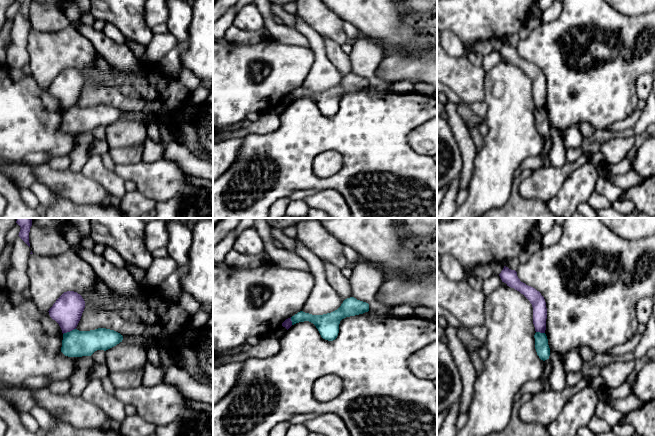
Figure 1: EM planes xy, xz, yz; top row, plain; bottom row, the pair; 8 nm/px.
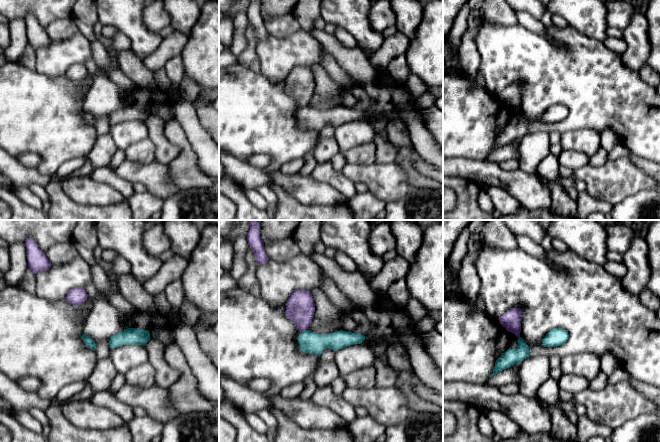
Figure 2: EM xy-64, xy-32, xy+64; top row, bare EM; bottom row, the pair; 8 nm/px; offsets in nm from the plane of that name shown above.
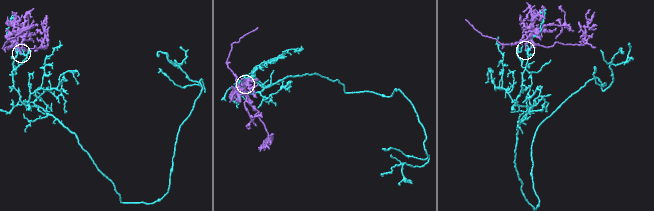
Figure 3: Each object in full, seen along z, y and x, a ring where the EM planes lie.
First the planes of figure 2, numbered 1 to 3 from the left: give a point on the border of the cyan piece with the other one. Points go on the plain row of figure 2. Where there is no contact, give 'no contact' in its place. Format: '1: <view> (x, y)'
1: no contact
2: xy-32 (304, 106)
3: no contact

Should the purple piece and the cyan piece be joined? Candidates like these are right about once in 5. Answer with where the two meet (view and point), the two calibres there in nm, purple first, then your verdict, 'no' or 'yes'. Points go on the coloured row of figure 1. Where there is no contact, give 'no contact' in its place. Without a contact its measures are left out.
xy (69, 331) | 240/220 nm | no

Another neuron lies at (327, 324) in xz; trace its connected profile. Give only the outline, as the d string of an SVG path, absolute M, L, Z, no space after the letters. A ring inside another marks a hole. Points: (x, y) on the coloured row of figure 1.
M350 297L345 299L341 306L331 313L323 315L312 315L300 311L291 317L291 321L292 325L299 322L309 321L316 326L323 339L333 341L338 336L339 324L342 319L363 314L368 311L368 303L357 300L354 297Z

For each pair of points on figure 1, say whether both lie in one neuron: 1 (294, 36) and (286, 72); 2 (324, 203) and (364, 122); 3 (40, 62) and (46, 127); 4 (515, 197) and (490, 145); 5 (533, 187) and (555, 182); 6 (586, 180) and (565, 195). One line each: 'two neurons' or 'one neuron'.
1: two neurons
2: two neurons
3: two neurons
4: two neurons
5: one neuron
6: one neuron

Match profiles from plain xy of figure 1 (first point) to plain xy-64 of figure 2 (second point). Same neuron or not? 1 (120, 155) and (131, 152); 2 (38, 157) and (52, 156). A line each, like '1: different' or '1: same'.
1: same
2: different

